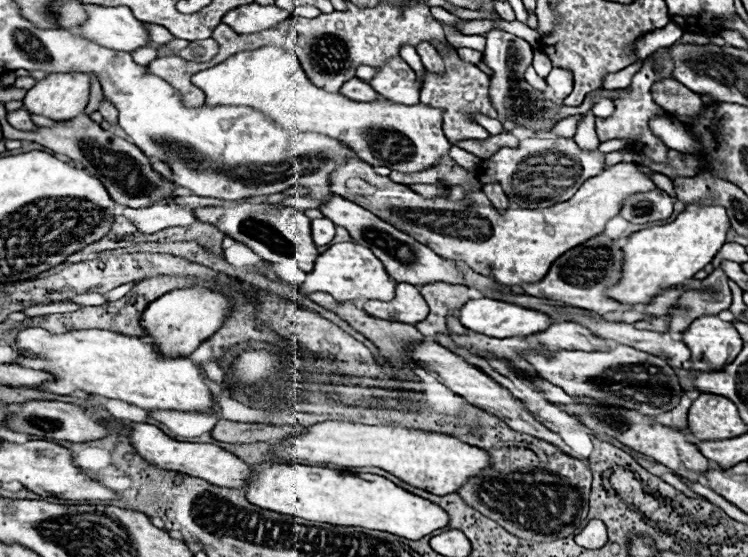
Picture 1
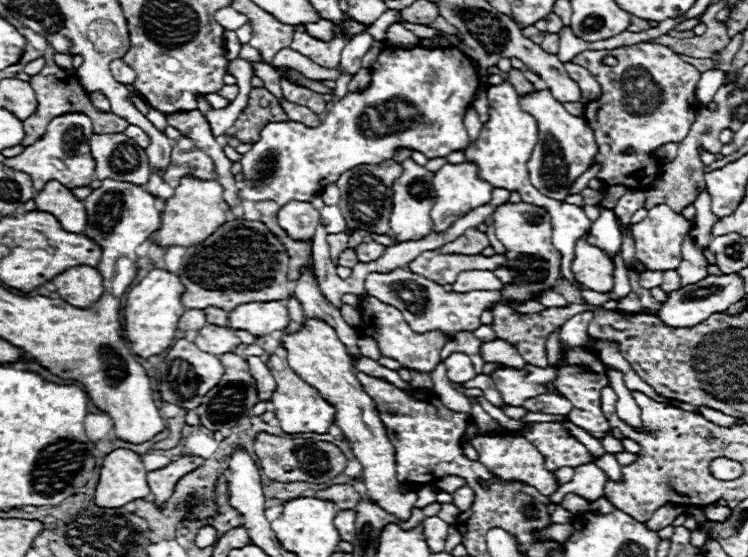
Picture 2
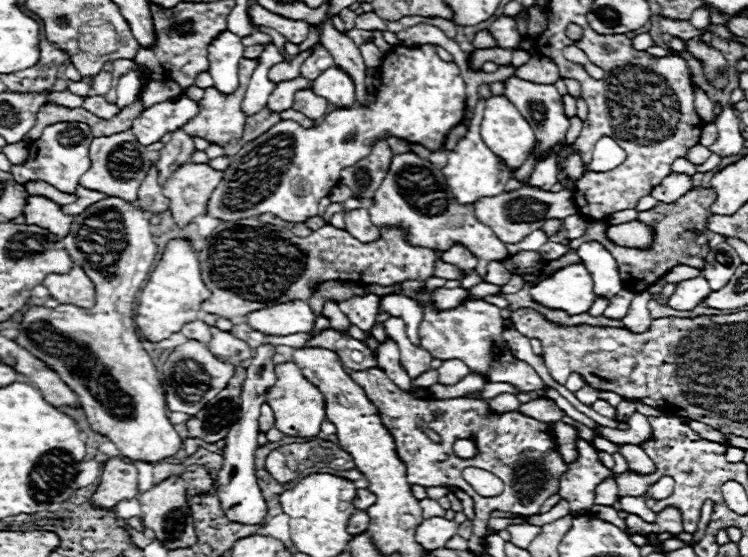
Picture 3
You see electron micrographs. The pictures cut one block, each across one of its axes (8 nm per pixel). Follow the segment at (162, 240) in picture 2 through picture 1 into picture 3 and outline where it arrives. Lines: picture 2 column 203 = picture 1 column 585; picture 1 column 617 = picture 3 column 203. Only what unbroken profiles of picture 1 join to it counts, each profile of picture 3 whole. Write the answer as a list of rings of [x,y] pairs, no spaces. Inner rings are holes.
[[[188,162],[180,166],[164,184],[172,220],[180,228],[186,228],[196,216],[204,216],[208,212],[208,200],[222,178],[224,172],[214,170],[208,164]]]

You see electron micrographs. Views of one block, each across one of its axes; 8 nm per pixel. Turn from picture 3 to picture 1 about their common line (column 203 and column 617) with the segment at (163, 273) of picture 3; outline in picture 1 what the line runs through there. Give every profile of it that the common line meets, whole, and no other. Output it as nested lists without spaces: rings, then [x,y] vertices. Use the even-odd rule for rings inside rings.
[[[690,204],[686,210],[666,226],[644,228],[630,234],[624,252],[624,266],[620,280],[606,288],[604,294],[624,306],[646,306],[666,288],[682,286],[686,280],[694,278],[726,242],[728,216],[720,206],[696,206]]]

